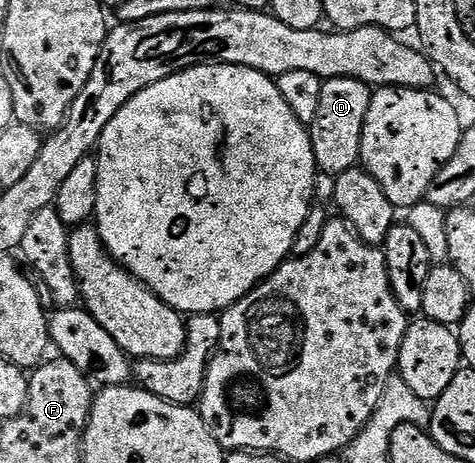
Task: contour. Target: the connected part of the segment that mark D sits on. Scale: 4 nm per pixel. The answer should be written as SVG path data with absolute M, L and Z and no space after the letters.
M326 78L321 87L323 93L319 96L319 112L315 112L315 120L307 129L318 171L336 176L360 163L363 124L373 96L371 87L357 78Z

